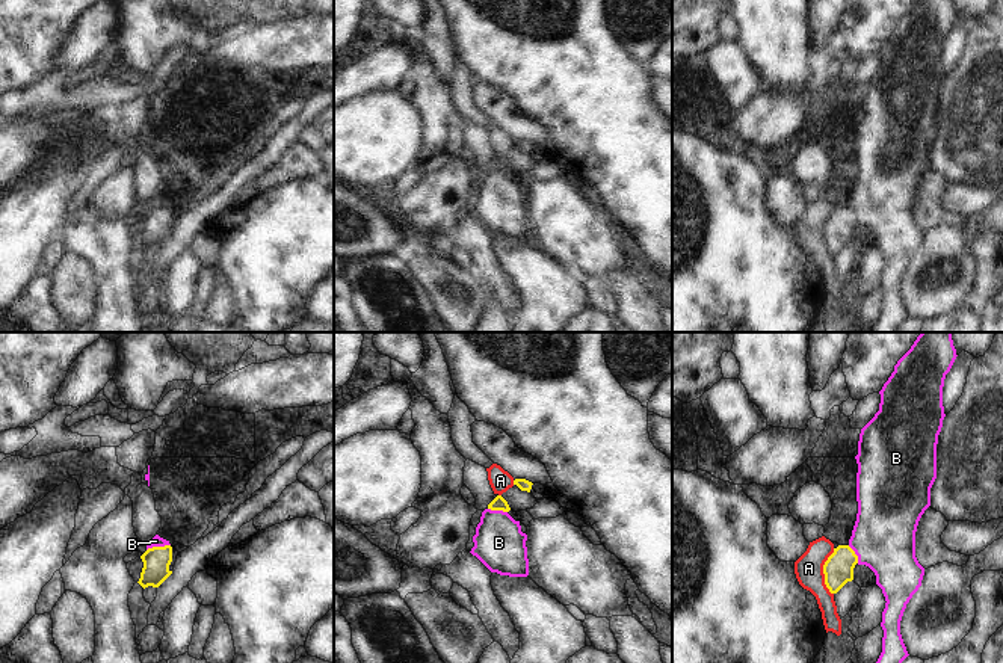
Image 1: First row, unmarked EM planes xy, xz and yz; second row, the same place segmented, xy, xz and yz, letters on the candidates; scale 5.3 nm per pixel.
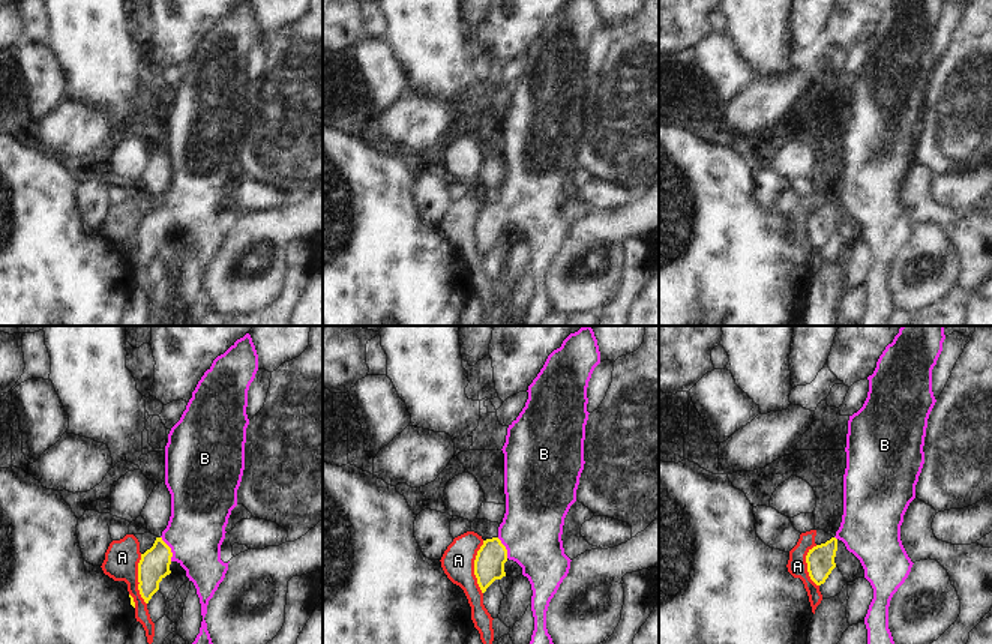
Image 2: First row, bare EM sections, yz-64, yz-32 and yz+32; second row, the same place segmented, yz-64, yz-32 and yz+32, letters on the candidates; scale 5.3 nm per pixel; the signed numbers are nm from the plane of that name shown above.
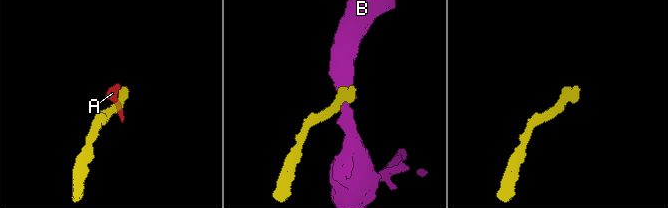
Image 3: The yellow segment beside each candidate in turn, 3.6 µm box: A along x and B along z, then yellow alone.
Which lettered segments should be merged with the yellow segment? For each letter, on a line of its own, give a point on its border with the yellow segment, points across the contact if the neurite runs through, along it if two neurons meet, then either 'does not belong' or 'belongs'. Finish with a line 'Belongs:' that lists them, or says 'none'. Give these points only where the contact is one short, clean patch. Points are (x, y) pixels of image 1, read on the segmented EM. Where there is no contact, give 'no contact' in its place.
A: meets yellow in yz at (824, 571); border along yz (834, 548), (824, 565), (824, 583), (831, 594); does not belong
B: meets yellow in xy at (157, 547); runs through xy (156, 561), (157, 547), (156, 541); belongs
Belongs: B

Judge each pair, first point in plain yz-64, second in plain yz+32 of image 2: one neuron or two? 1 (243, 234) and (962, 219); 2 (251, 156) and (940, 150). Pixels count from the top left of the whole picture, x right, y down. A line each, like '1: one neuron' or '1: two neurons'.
1: two neurons
2: one neuron

